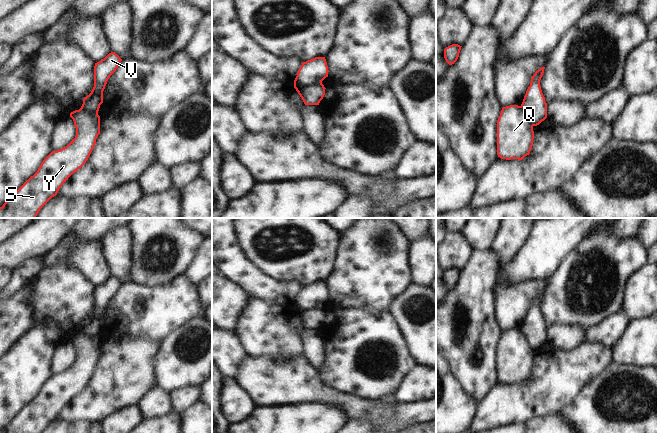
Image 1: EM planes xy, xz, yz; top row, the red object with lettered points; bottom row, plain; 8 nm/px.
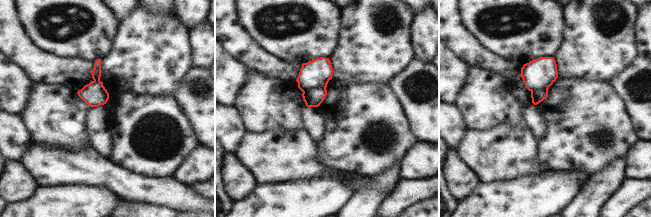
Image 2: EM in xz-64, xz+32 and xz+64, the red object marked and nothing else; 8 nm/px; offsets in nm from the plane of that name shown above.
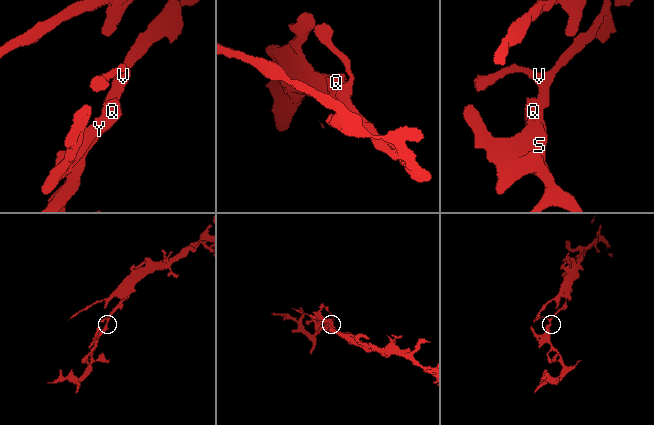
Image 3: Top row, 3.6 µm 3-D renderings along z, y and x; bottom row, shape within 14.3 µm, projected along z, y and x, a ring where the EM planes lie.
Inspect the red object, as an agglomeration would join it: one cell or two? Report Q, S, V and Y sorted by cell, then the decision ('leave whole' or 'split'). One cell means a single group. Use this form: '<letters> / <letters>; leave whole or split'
Q S Y / V; split

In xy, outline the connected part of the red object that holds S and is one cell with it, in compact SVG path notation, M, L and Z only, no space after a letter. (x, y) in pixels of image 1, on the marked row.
M80 108L71 112L70 117L76 128L75 138L66 147L52 151L43 160L37 172L0 207L0 218L36 218L40 209L57 195L68 178L86 163L100 134L100 116Z

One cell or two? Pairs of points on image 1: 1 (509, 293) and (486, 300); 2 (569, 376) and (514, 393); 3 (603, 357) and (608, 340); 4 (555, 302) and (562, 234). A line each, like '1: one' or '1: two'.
1: two
2: one
3: two
4: two

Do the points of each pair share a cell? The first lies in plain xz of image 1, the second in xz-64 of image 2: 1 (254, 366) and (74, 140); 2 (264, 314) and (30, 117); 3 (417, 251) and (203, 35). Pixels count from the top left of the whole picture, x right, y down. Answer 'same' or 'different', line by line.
1: different
2: same
3: same

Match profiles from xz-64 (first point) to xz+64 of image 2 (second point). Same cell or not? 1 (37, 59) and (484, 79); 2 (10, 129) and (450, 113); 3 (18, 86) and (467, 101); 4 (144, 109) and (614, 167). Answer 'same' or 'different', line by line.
1: different
2: same
3: different
4: different

